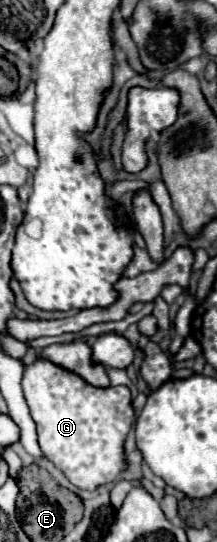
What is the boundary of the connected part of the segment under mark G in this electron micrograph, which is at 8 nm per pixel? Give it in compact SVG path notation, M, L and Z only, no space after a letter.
M35 360L23 370L23 394L37 424L39 446L71 484L81 490L97 490L113 482L125 464L125 438L135 420L127 386L89 386L81 376L49 360Z

